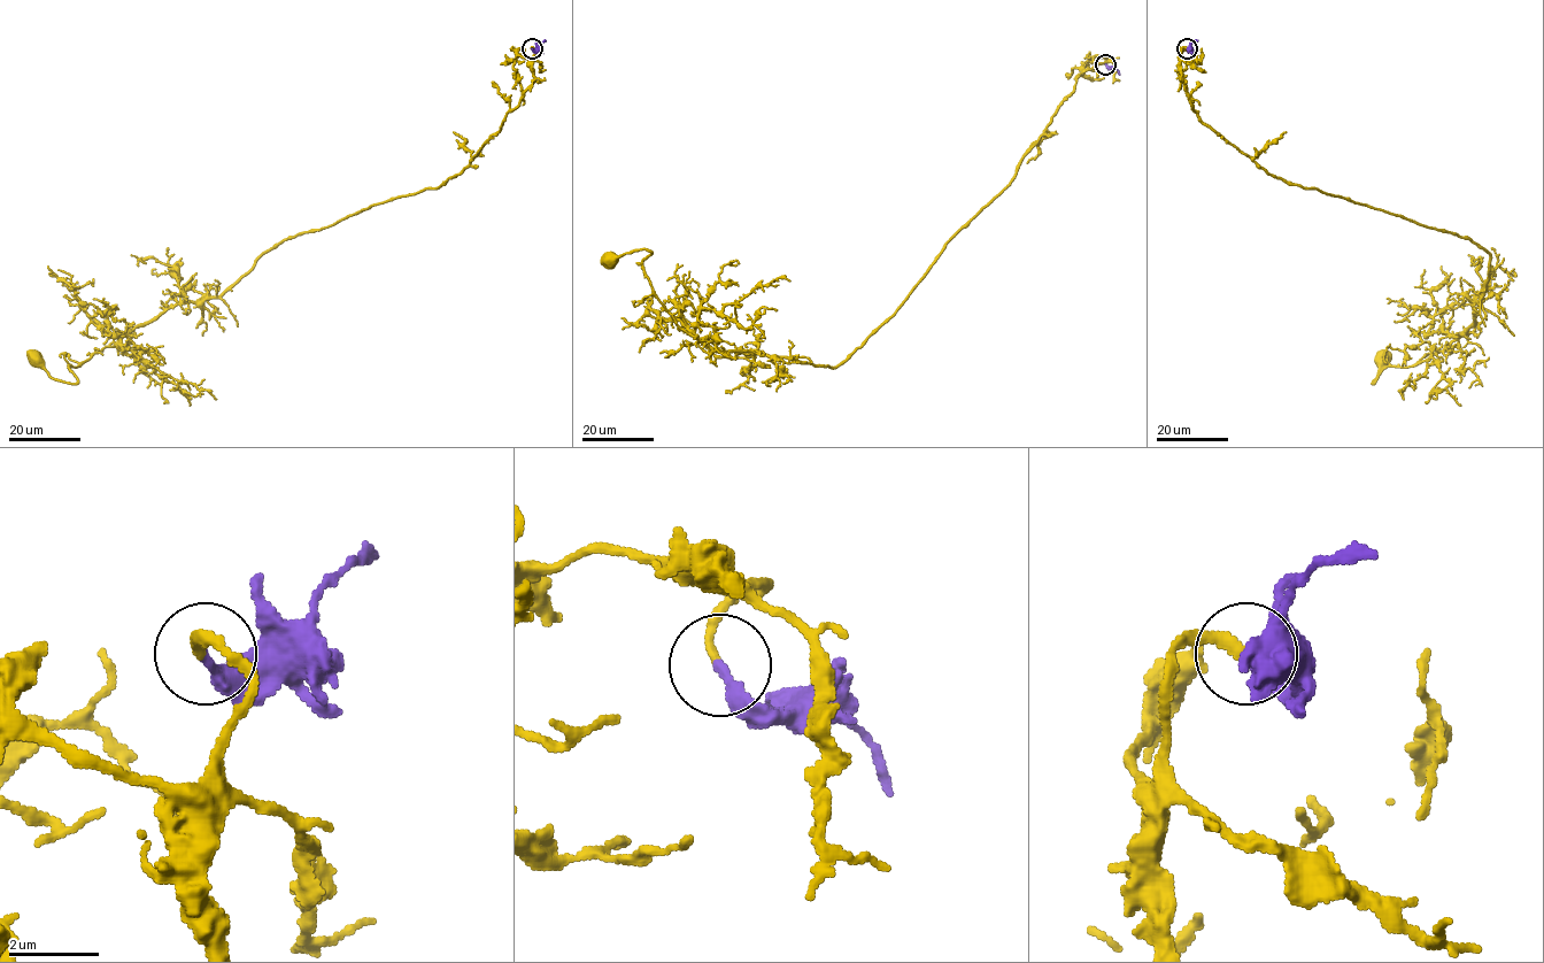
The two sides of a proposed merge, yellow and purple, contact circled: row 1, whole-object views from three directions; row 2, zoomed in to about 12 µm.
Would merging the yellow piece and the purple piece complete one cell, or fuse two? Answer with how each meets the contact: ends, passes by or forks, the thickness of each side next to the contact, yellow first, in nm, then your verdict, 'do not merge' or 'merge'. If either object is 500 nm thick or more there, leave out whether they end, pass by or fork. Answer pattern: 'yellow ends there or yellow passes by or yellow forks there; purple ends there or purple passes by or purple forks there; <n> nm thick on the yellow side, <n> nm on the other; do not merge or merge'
yellow ends there; purple ends there; 200 nm thick on the yellow side, 240 nm on the other; merge

